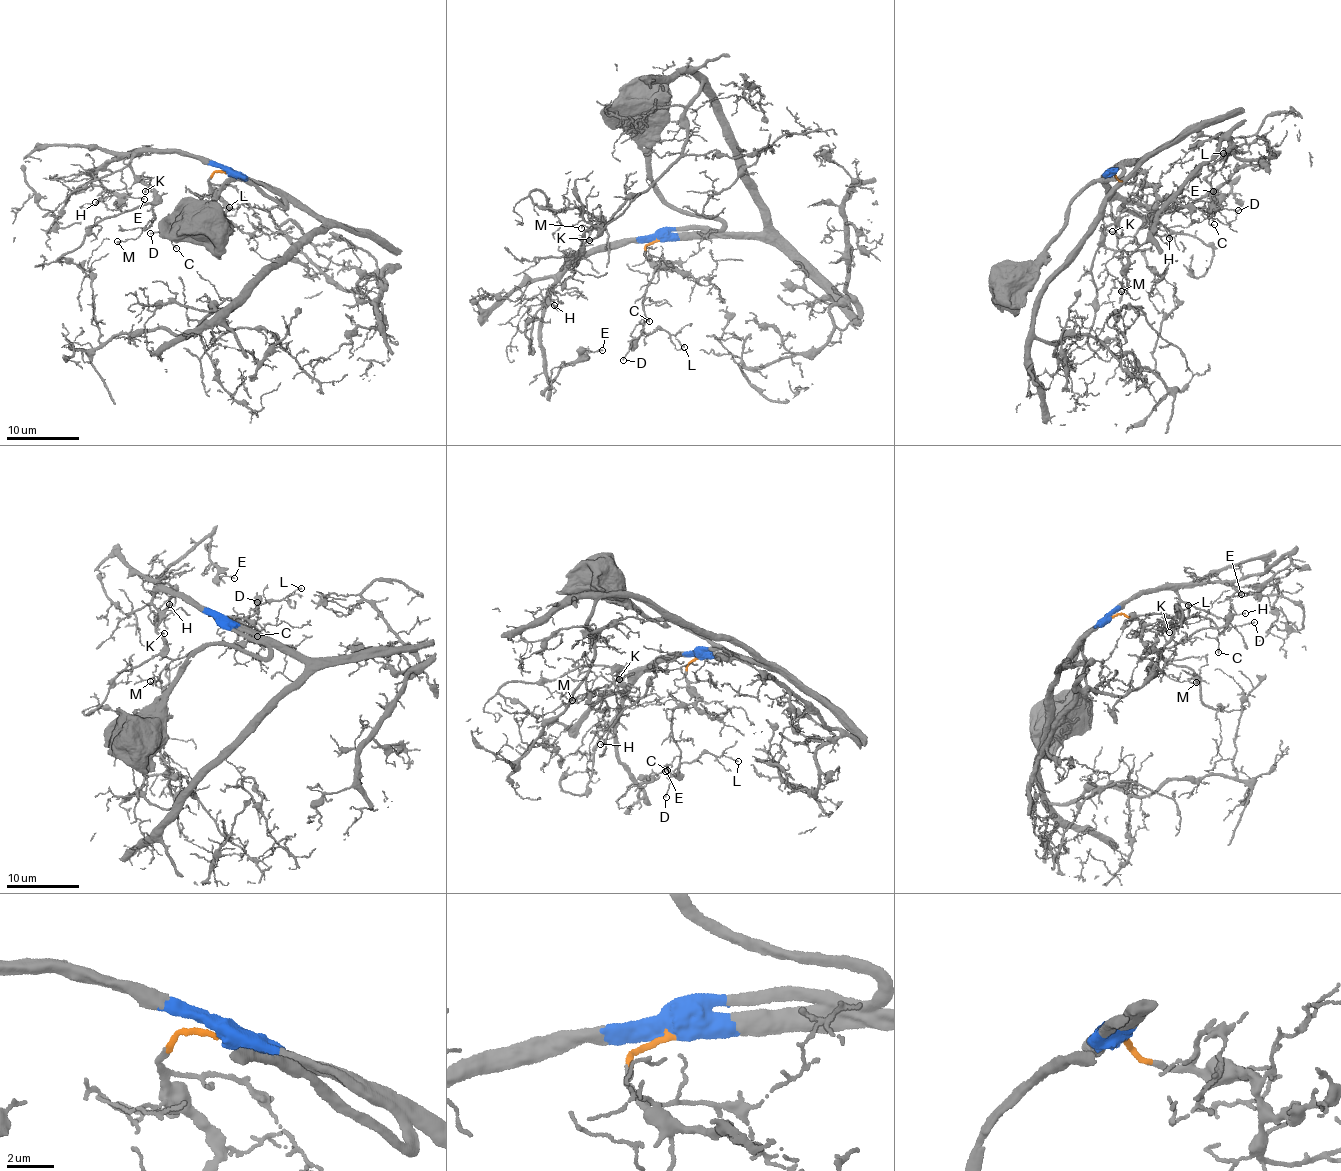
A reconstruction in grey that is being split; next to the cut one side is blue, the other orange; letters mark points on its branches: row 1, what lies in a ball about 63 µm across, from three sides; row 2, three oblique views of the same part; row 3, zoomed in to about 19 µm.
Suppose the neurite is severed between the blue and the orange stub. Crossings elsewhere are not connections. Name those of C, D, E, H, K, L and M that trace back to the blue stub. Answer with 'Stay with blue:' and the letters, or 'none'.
Stay with blue: E, H, K, M

